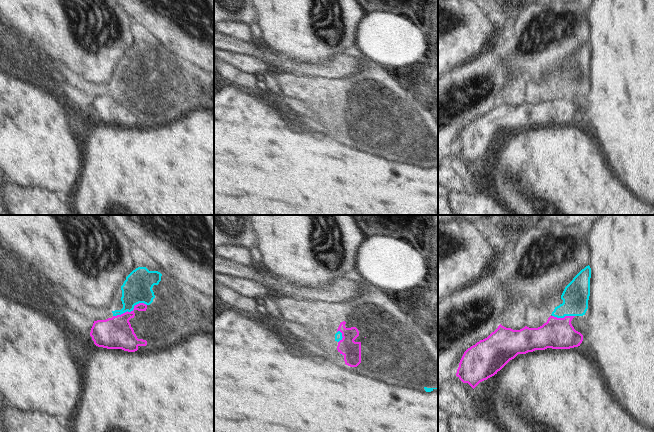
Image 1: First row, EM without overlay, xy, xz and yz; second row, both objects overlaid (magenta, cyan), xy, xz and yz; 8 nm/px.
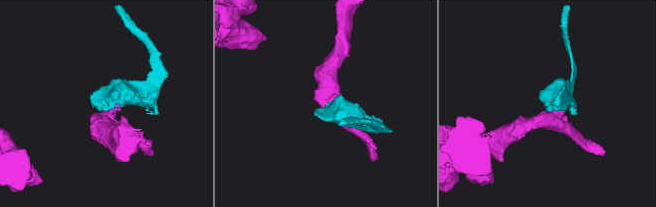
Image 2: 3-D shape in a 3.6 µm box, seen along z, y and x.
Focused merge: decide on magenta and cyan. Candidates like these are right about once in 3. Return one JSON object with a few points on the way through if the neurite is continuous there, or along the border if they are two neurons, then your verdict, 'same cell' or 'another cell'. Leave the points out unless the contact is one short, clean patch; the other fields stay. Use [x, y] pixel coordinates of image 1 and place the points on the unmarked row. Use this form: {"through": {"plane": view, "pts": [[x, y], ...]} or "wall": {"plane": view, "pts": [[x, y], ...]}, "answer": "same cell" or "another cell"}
{"answer": "another cell"}

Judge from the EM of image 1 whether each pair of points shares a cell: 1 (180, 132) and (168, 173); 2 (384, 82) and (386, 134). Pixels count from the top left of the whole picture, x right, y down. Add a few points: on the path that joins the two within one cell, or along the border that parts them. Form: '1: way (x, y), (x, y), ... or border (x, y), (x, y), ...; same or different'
1: way (180, 142), (180, 161), (178, 163); same
2: border (382, 96), (371, 98), (371, 110), (367, 114); different

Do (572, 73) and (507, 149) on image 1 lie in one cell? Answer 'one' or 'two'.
two

